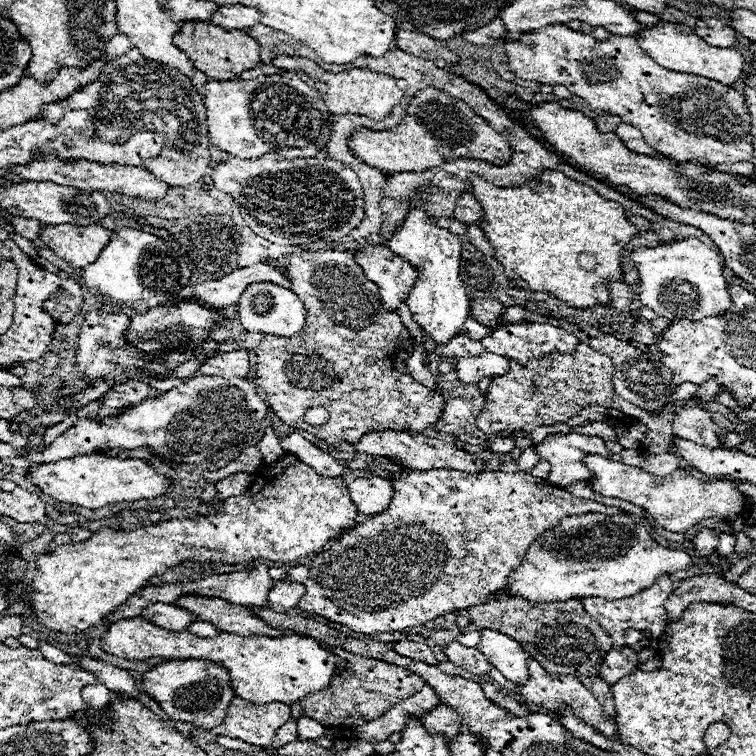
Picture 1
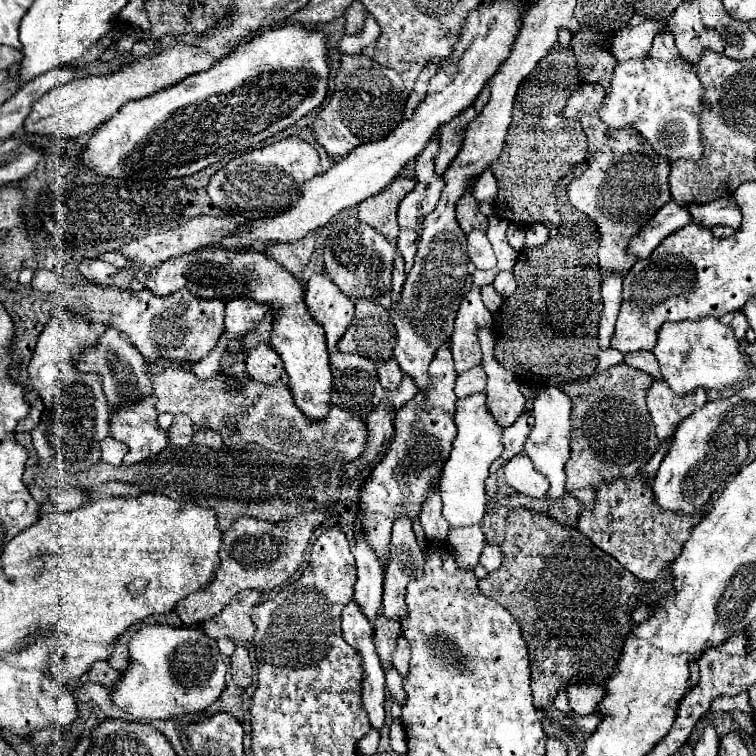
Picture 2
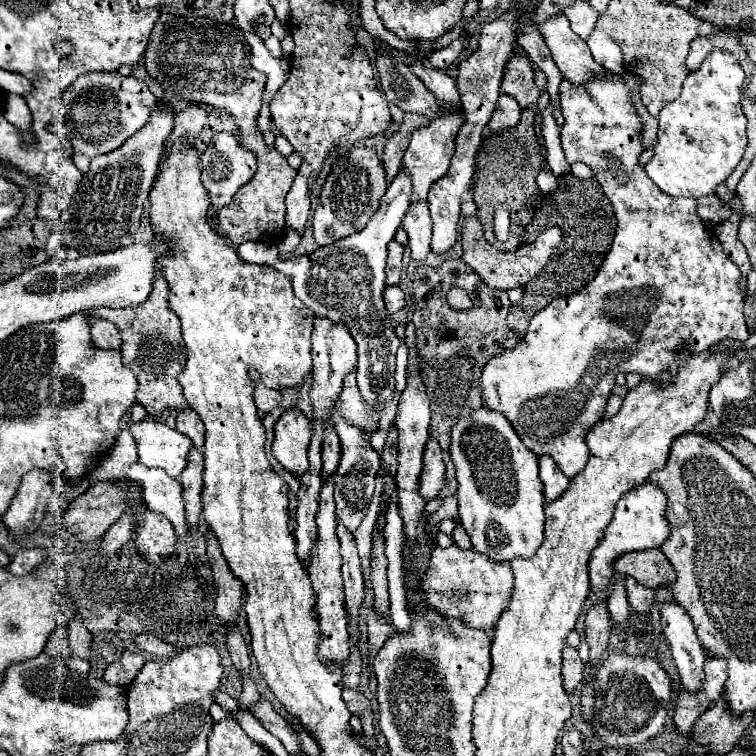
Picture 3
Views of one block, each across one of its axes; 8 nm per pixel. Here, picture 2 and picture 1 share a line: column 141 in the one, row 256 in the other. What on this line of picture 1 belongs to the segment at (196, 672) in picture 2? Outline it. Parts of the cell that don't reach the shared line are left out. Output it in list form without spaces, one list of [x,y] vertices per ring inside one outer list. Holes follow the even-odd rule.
[[[696,238],[668,242],[660,248],[638,248],[628,258],[640,272],[636,298],[660,316],[696,322],[706,316],[722,316],[732,304],[728,284],[722,276],[722,256]]]

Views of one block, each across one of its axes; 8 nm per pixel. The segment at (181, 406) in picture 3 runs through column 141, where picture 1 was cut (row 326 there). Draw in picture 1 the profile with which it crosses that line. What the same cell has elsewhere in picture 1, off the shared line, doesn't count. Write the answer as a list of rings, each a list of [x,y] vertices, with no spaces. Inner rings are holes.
[[[318,250],[290,256],[290,264],[286,268],[286,276],[292,282],[292,290],[300,300],[304,300],[306,308],[306,324],[304,332],[292,338],[264,336],[260,346],[256,348],[256,384],[266,392],[270,408],[282,418],[288,426],[306,430],[316,438],[324,440],[328,446],[336,446],[340,442],[354,444],[366,432],[372,430],[412,430],[422,432],[436,424],[442,414],[444,400],[438,392],[418,384],[406,372],[406,358],[414,350],[416,342],[410,338],[406,326],[400,316],[384,310],[378,288],[370,280],[364,278],[364,272],[354,262],[352,252],[338,250]],[[308,408],[324,408],[330,418],[322,426],[312,426],[304,422],[304,412]]]

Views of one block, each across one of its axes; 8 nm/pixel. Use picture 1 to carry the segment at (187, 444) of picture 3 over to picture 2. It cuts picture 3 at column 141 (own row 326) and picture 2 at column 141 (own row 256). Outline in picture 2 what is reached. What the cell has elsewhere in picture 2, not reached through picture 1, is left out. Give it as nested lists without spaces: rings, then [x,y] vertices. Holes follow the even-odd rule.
[[[148,396],[136,404],[128,404],[120,412],[114,412],[110,420],[110,430],[112,438],[122,440],[130,448],[124,458],[126,466],[162,452],[169,444],[167,432],[158,426],[154,396]]]

